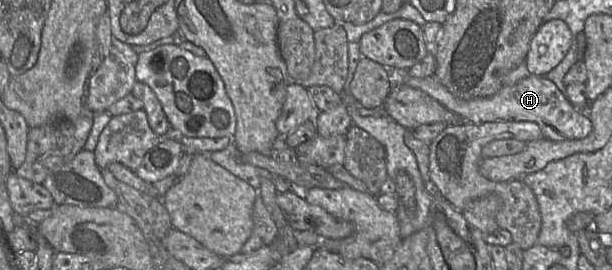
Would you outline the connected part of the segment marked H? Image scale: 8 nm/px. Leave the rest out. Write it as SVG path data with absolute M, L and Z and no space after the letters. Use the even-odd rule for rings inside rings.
M393 71L394 83L403 83L419 89L438 101L447 110L459 116L463 122L483 124L495 121L526 121L536 123L543 138L552 141L583 139L592 131L587 107L579 109L572 105L558 87L544 76L529 75L513 85L502 86L493 96L462 100L456 98L435 75L425 78L410 76L407 71Z

